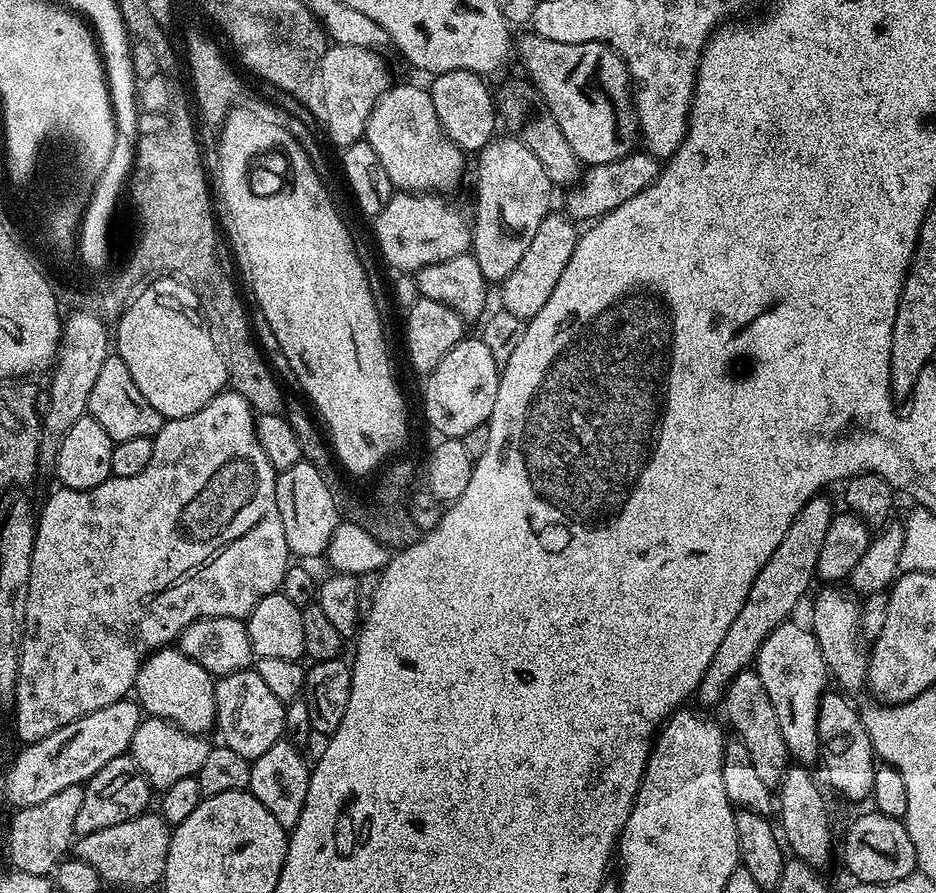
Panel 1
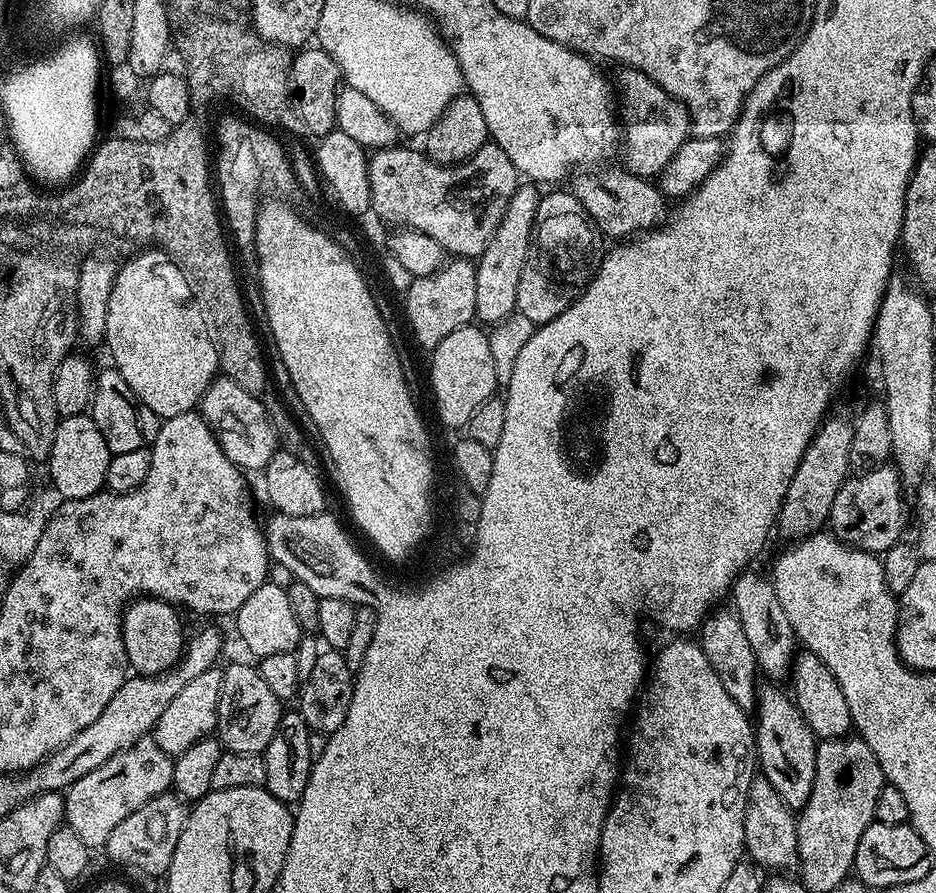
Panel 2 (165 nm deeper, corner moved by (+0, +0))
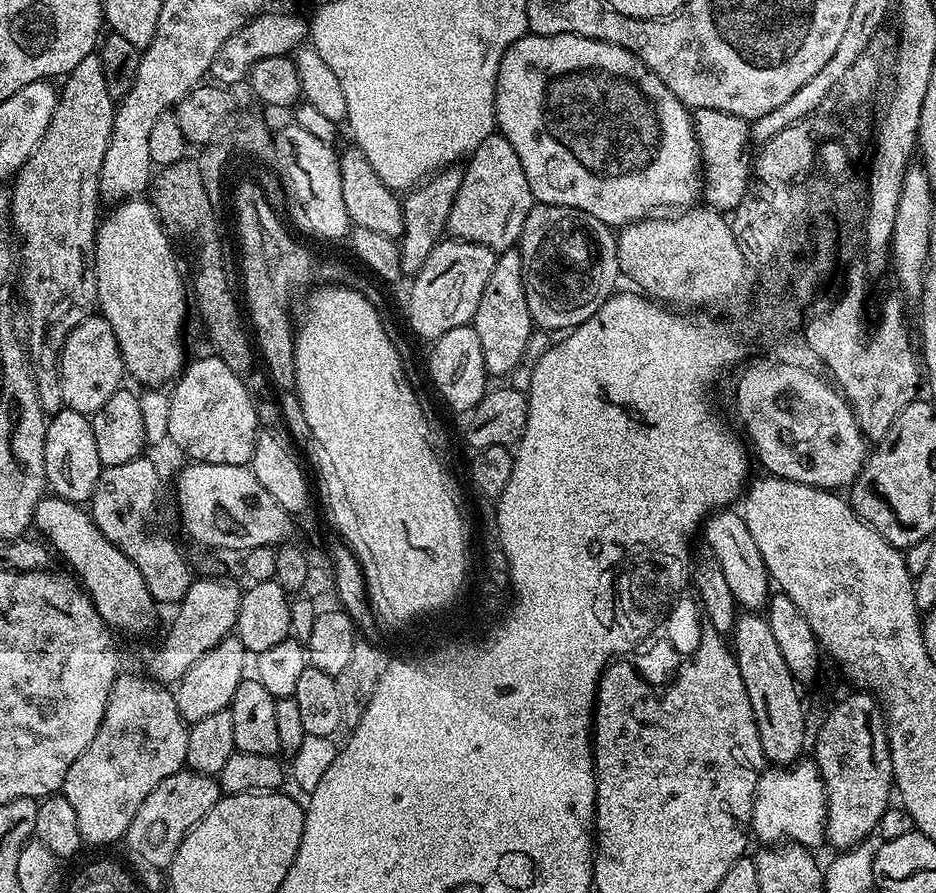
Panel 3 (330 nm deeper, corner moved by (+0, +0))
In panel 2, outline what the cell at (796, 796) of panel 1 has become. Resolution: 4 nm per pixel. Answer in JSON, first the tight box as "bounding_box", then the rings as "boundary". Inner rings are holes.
{"bounding_box":[754,688,818,810],"boundary":[[[780,688],[759,689],[754,716],[758,768],[763,779],[768,780],[774,790],[778,790],[778,798],[782,798],[788,808],[803,810],[814,790],[818,737],[810,730],[795,699]]]}

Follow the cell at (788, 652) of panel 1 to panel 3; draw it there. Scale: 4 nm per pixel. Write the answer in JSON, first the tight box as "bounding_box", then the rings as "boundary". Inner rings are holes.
{"bounding_box":[702,510,770,610],"boundary":[[[736,510],[712,513],[702,525],[702,537],[704,536],[705,542],[712,547],[709,549],[718,566],[722,566],[722,574],[730,586],[730,594],[734,594],[737,605],[744,610],[767,609],[770,577],[766,570],[766,562],[762,562],[762,554],[758,551],[758,545],[755,544],[743,515],[739,511],[732,511]]]}

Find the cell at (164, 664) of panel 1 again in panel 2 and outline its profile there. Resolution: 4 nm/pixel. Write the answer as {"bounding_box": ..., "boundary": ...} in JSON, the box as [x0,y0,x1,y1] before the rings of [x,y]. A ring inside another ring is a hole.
{"bounding_box":[120,598,186,676],"boundary":[[[137,598],[125,608],[124,621],[120,629],[126,646],[128,667],[133,673],[141,676],[159,676],[161,672],[169,672],[179,662],[181,656],[184,655],[186,643],[186,631],[184,632],[184,624],[180,621],[179,614],[181,615],[173,605],[167,604],[166,601],[151,598]]]}

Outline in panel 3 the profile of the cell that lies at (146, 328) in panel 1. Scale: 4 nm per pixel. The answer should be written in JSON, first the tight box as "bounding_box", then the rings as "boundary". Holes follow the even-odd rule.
{"bounding_box":[96,198,190,386],"boundary":[[[129,198],[113,207],[108,217],[99,221],[96,230],[96,308],[99,315],[106,318],[106,322],[110,322],[110,330],[114,330],[114,338],[118,338],[118,350],[122,354],[122,362],[124,363],[124,371],[129,377],[132,376],[140,384],[148,384],[144,386],[164,386],[169,382],[175,381],[180,373],[186,367],[186,359],[184,360],[184,319],[188,316],[188,304],[190,308],[190,292],[184,289],[184,280],[180,277],[180,268],[176,265],[176,256],[172,253],[173,241],[170,239],[169,233],[160,222],[159,216],[156,215],[156,209],[153,208],[151,199],[148,198]]]}

